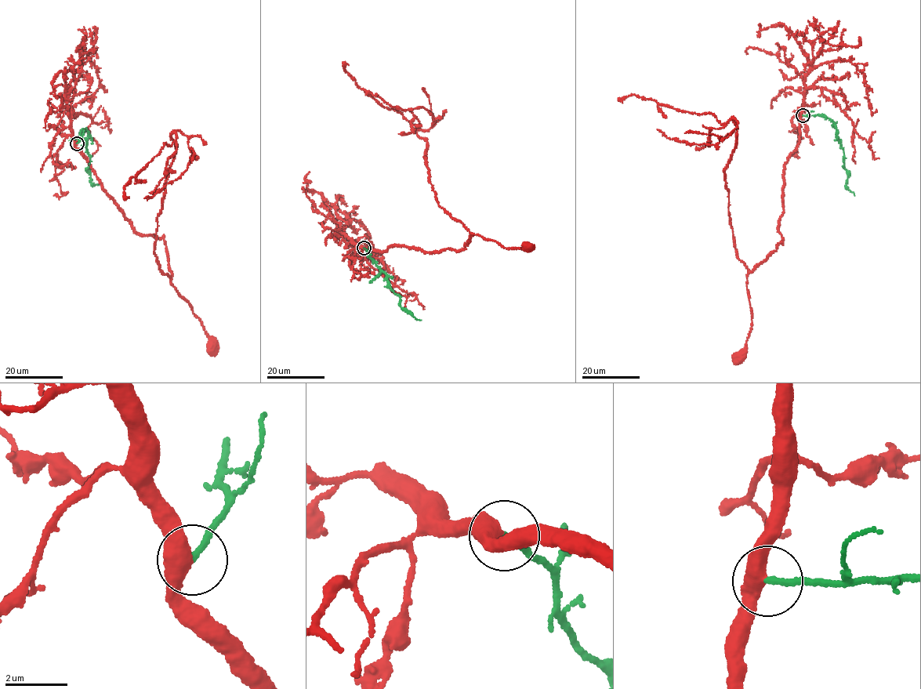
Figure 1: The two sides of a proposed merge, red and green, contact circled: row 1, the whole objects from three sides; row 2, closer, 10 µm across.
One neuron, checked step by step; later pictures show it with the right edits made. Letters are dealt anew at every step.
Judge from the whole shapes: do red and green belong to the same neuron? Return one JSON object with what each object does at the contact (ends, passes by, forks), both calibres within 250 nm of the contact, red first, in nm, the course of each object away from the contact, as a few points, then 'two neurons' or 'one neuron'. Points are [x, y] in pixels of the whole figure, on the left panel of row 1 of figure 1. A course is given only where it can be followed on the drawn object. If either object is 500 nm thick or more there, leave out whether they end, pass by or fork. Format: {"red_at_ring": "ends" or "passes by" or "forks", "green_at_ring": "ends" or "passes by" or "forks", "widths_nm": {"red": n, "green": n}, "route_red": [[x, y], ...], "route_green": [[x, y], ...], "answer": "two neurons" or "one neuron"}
{"widths_nm": {"red": 500, "green": 200}, "route_red": [[77, 143], [76, 147], [131, 226], [142, 235], [164, 236], [171, 282], [204, 327], [211, 346]], "route_green": [[77, 143], [82, 129], [88, 132], [85, 147], [90, 159], [85, 169], [91, 174], [92, 184], [99, 185]], "answer": "one neuron"}

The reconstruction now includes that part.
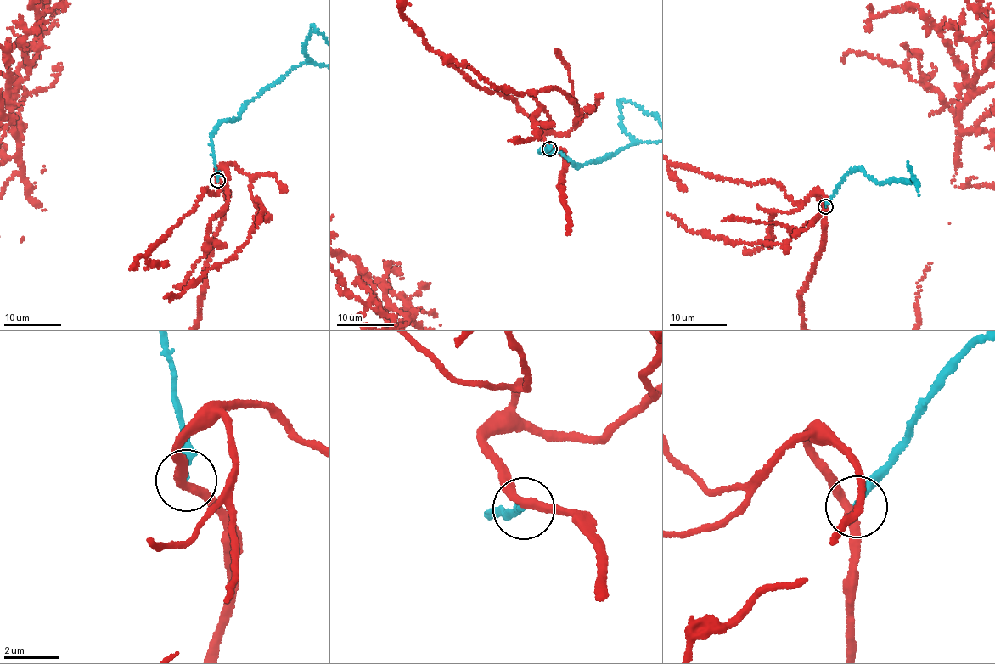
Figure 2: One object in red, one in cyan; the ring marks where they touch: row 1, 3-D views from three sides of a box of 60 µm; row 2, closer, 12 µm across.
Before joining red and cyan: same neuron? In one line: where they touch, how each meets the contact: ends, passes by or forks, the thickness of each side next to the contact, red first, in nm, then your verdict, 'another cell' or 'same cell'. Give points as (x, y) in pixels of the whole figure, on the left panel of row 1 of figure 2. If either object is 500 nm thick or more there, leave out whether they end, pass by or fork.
(217, 180) | red passes by | cyan ends | 320/240 nm | another cell

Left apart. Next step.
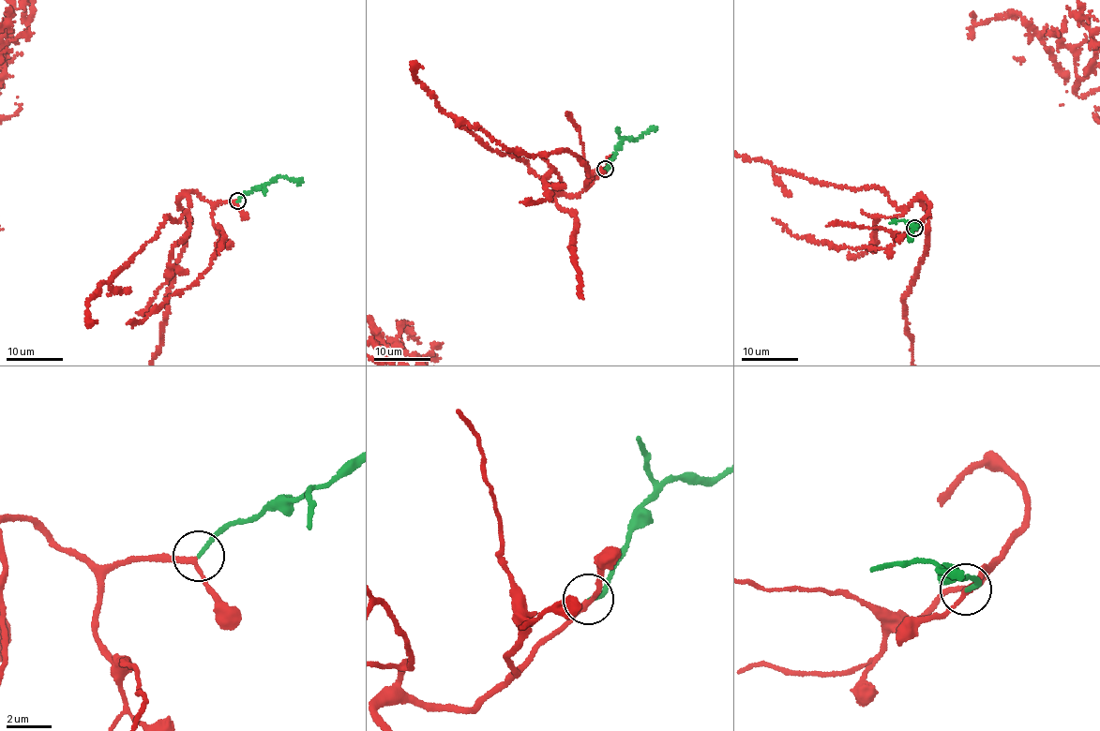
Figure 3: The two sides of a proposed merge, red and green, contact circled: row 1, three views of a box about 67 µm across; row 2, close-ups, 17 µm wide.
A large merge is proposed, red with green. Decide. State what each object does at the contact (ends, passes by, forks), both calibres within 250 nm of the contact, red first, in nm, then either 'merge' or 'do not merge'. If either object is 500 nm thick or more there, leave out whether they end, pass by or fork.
red passes by; green ends there; 200 nm thick on the red side, 180 nm on the other; merge

